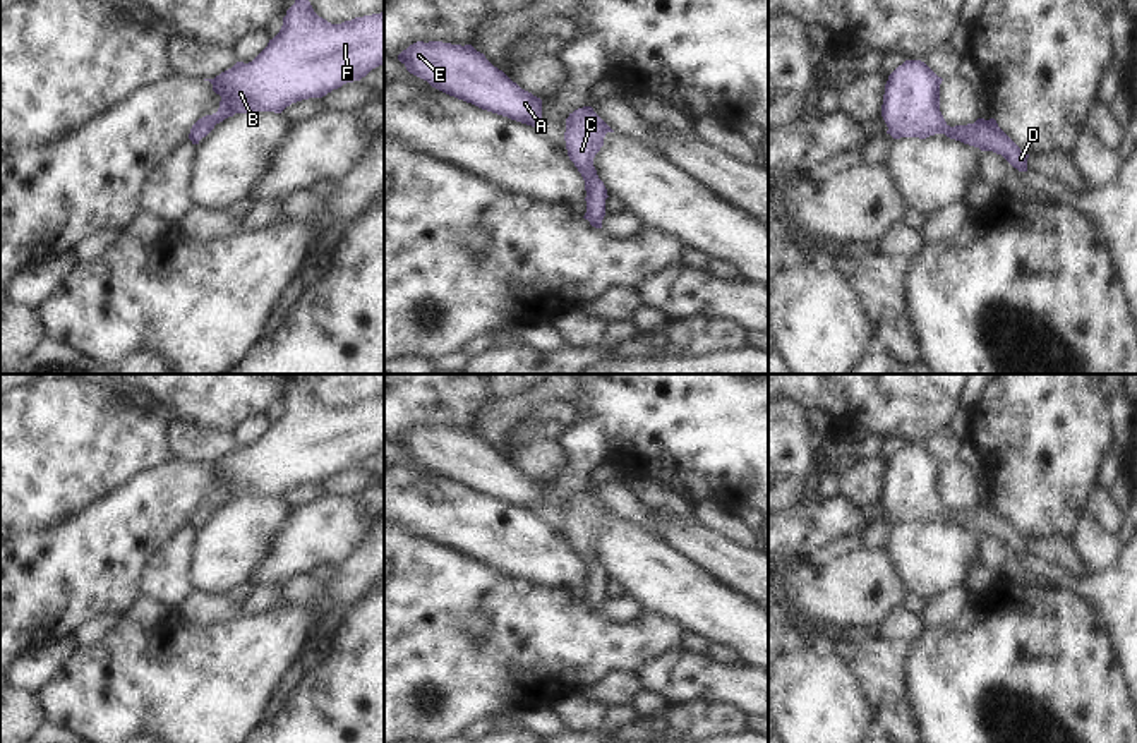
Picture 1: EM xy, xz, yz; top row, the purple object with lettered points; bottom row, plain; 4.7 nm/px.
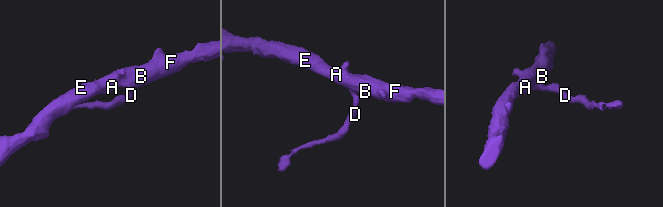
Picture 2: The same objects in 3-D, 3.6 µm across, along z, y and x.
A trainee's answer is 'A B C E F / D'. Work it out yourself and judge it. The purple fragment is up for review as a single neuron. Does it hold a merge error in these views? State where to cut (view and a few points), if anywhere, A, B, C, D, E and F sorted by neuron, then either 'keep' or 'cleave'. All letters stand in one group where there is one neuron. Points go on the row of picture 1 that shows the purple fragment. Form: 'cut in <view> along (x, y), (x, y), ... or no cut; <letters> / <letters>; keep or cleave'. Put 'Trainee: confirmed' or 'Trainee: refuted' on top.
Trainee: refuted
no cut; A B C D E F; keep

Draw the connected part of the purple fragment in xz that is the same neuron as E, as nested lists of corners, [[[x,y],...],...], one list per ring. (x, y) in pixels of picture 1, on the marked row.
[[[417,41],[398,60],[432,88],[482,110],[532,127],[542,120],[542,100],[521,89],[472,45]]]

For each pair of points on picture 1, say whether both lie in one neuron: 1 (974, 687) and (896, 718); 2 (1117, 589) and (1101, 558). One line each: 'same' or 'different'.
1: different
2: different

